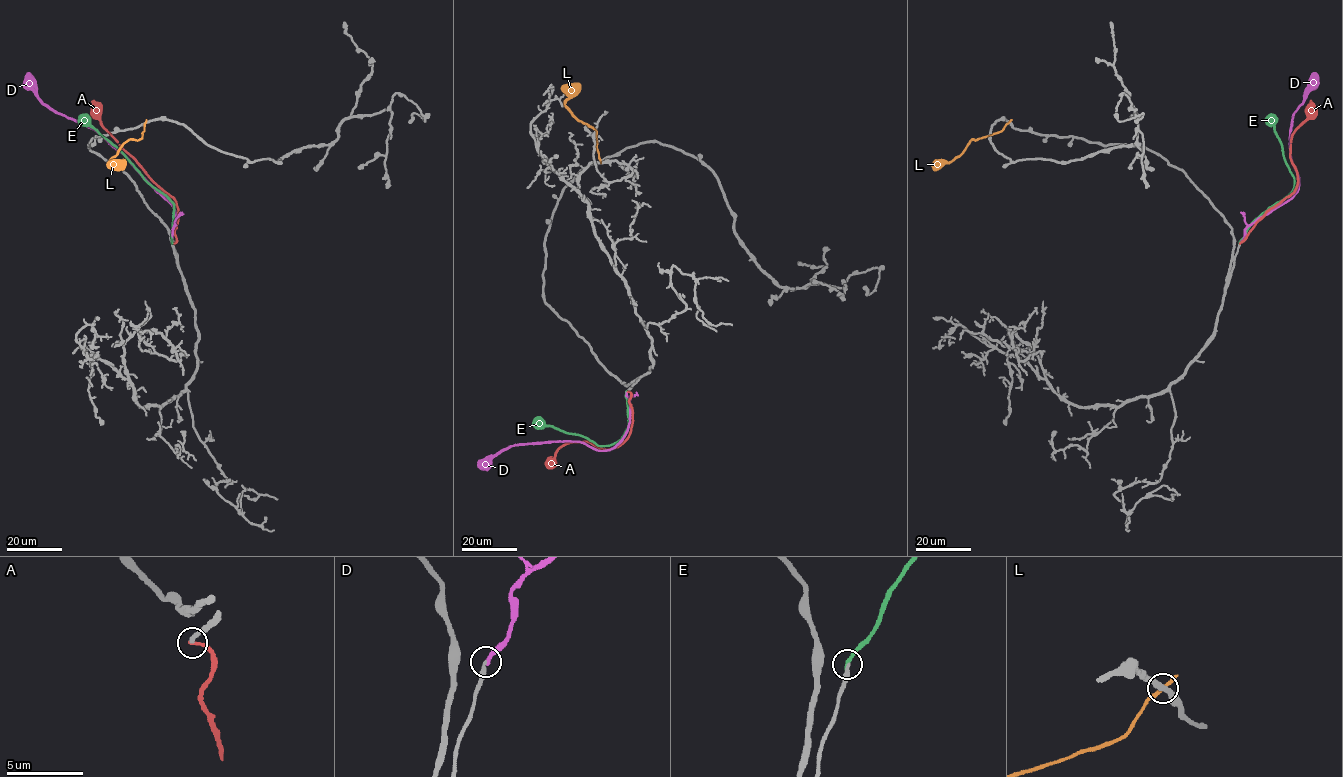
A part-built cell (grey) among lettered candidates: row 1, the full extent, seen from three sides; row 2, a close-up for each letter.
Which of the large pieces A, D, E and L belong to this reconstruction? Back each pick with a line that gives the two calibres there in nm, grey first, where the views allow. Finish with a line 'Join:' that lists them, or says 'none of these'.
D: 280/280 nm
Join: D

